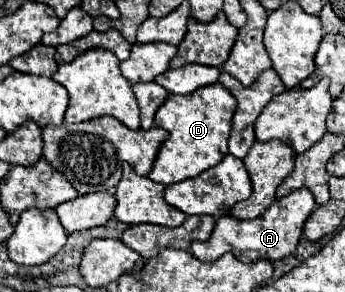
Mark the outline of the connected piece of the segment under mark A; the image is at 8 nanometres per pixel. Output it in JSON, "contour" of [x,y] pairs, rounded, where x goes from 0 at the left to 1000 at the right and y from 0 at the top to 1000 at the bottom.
{"contour":[[[870,644],[829,678],[794,685],[794,699],[742,753],[684,753],[672,740],[643,740],[626,753],[620,795],[597,829],[557,829],[551,863],[580,890],[580,897],[609,897],[632,890],[643,870],[672,863],[696,897],[748,897],[748,890],[812,890],[841,870],[852,870],[864,822],[875,808],[875,774],[899,726],[916,712],[910,671],[899,651]]]}

